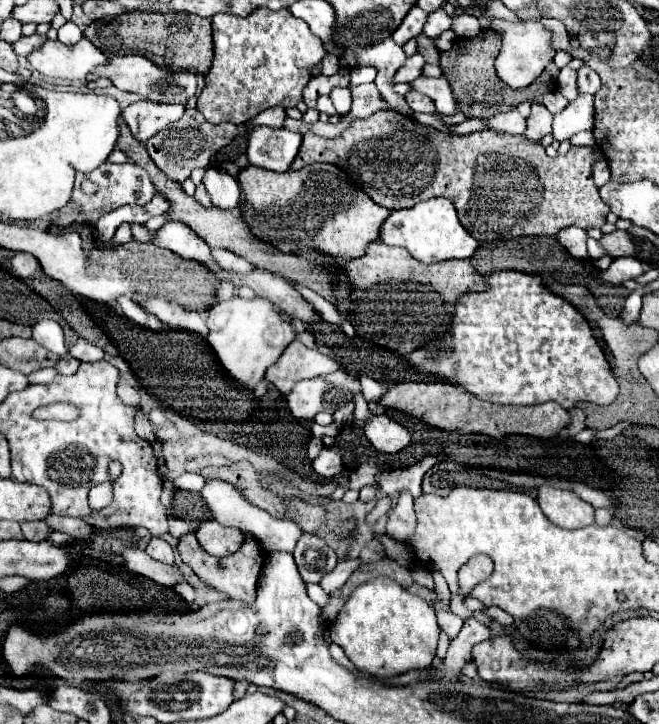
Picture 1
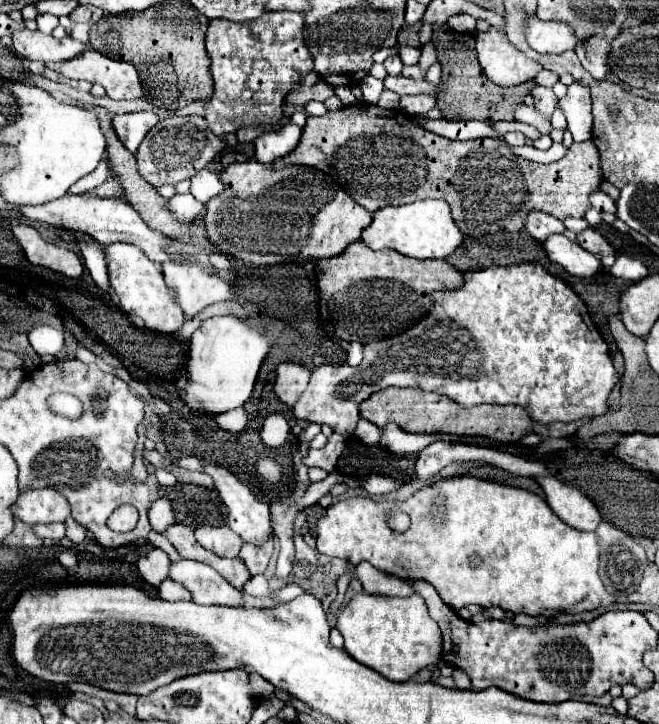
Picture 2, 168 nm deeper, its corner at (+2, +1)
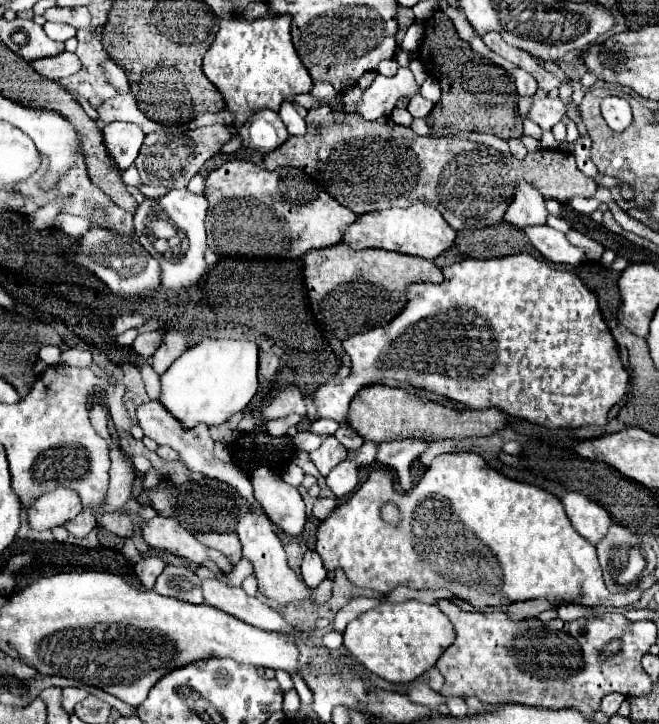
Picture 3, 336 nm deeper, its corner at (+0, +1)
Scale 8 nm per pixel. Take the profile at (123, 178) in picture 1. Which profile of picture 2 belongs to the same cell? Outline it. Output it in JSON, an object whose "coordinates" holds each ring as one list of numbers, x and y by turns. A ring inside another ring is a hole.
{"coordinates":[[108,178,102,186,98,186,96,190,92,190,92,194,102,196,102,198,110,198,110,196,122,198,124,196,124,190,122,190,122,186,120,186,120,182,116,178]]}

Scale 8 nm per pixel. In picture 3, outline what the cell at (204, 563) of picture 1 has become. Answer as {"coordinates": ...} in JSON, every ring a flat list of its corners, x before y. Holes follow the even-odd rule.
{"coordinates":[[156,516,156,518,148,520,148,522,144,522,140,528,142,528,144,540,152,548,168,550,168,552,172,552,176,556,188,558,194,564,202,564,202,562,212,560,224,574,228,574,234,568,234,564,224,554,218,554,218,550,212,550,212,548,202,546,196,540,196,536,192,532,188,532,174,518]]}

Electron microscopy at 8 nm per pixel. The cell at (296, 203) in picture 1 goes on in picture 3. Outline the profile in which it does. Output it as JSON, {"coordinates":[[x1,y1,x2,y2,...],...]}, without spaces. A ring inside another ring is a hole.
{"coordinates":[[228,160,212,170,204,196,210,202,206,214,208,246,218,256,300,258,308,250,340,244,344,230,358,218,302,170,278,168,270,172,246,160]]}

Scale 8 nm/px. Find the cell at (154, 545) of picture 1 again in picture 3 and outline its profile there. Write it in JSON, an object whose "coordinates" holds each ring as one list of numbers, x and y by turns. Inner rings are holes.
{"coordinates":[[160,556,142,558,142,560,134,566,136,576,138,576,140,582,146,586,146,590,152,590,152,588,154,588,154,582,156,582,156,578,162,574,164,568,166,568,166,562,164,562]]}

